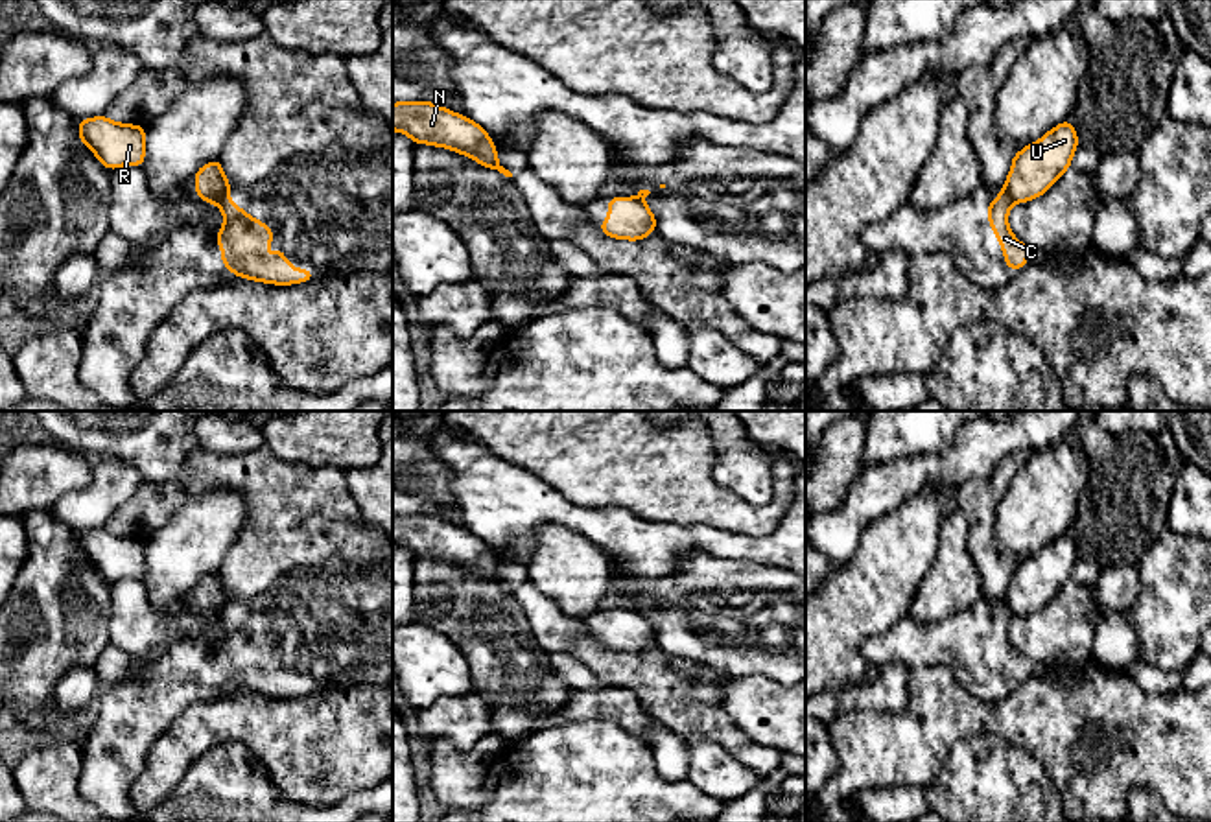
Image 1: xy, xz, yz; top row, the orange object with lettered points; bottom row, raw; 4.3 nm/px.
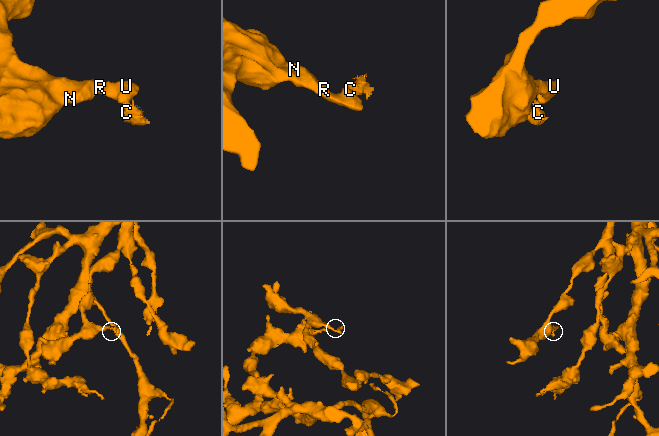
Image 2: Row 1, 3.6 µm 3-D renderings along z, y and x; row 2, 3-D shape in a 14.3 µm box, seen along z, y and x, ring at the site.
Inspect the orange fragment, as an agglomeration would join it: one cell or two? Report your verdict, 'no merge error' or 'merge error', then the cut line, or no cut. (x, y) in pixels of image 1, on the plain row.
merge error; cut in xy along (227, 603), (214, 616)

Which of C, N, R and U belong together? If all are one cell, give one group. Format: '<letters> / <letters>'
C / N R U

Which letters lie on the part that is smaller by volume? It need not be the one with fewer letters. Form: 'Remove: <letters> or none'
Remove: C

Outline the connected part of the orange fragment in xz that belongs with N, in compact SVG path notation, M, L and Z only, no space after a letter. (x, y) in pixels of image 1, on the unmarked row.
M431 514L393 516L393 544L407 547L415 558L429 557L474 571L483 581L512 590L498 575L498 564L488 546L468 529Z

